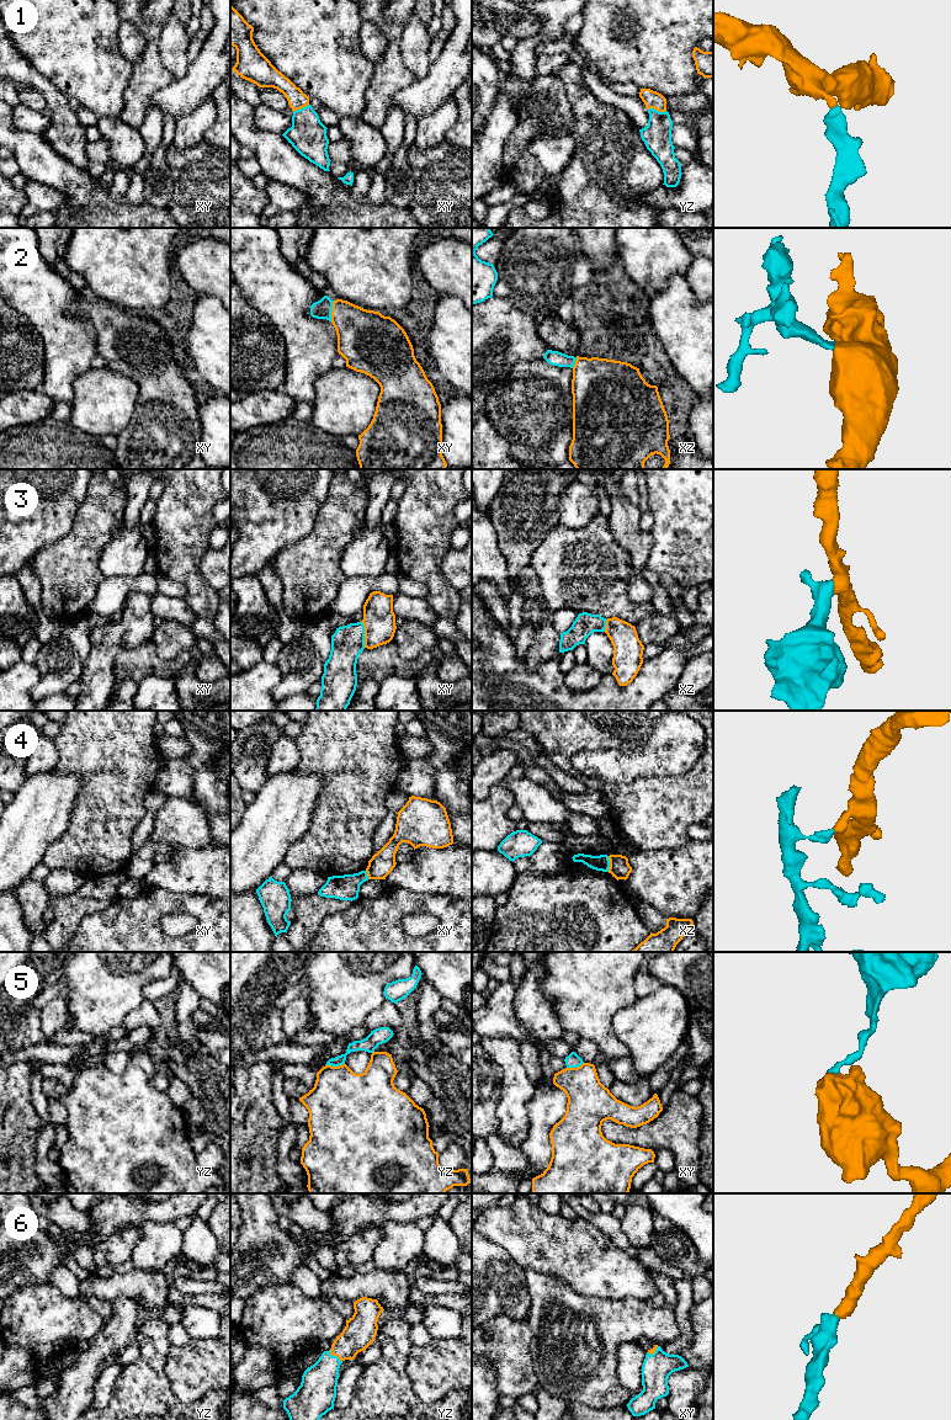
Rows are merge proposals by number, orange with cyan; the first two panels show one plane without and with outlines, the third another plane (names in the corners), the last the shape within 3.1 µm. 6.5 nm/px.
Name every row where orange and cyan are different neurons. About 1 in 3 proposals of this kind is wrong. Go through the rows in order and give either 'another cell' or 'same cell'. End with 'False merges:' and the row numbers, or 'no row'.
1: same cell
2: same cell
3: same cell
4: another cell
5: another cell
6: same cell
False merges: 4, 5

